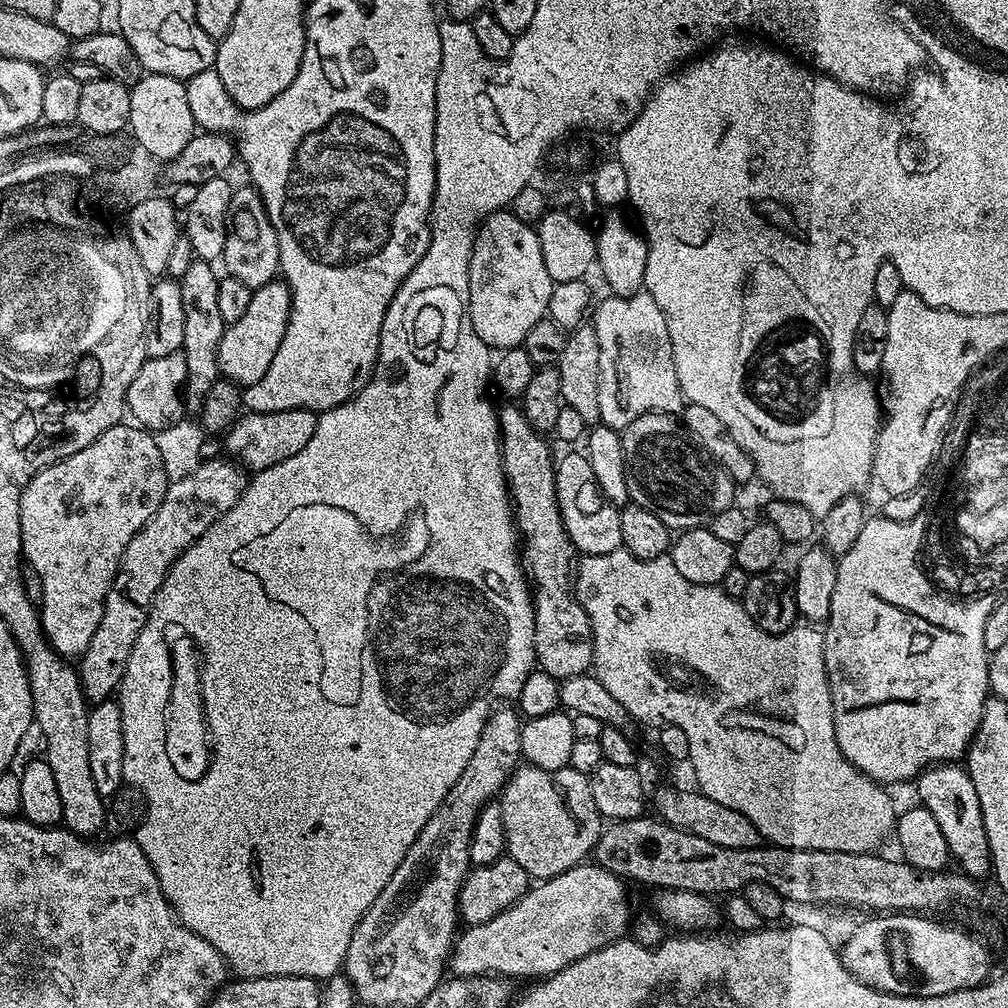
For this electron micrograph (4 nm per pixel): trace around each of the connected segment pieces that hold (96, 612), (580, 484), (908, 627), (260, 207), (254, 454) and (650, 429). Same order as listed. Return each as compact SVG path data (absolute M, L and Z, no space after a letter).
M121 422L85 449L42 469L24 487L20 499L22 556L26 564L38 572L45 587L45 602L39 609L40 623L53 650L61 656L79 658L90 646L90 638L94 638L94 630L98 630L98 622L102 622L106 594L114 582L122 554L126 546L130 546L130 538L134 538L134 534L146 526L154 510L162 506L168 485L153 433L135 423Z
M580 450L565 451L568 453L561 460L559 457L556 464L556 501L562 514L562 522L577 553L586 556L610 554L622 545L620 508L611 504L602 494L594 478L594 470L590 470L587 455L583 451L576 451Z
M882 514L865 519L854 546L839 557L836 565L836 581L834 582L834 602L830 602L830 614L823 625L824 665L828 675L828 685L832 695L832 717L834 718L834 734L838 738L838 750L862 774L866 774L878 784L893 786L903 780L915 781L926 768L934 764L956 762L968 751L972 743L972 735L978 730L984 706L990 696L988 686L988 661L990 653L982 642L982 634L986 630L986 618L992 613L992 600L976 600L976 604L948 604L948 600L940 600L934 596L932 588L926 587L928 579L918 576L916 559L916 540L920 537L920 520L898 522L887 520Z
M237 187L232 193L228 212L228 237L224 247L222 264L225 264L227 275L238 278L238 282L246 282L253 290L266 286L277 279L280 270L278 254L278 234L266 214L264 204L256 194L255 188Z
M305 408L281 412L245 411L223 437L223 451L245 469L261 472L278 462L286 462L286 458L294 458L298 450L303 450L314 434L316 417L317 413Z
M647 412L622 429L622 450L626 462L626 486L631 503L650 510L669 530L705 527L713 518L734 504L737 485L719 463L713 462L690 439L683 423L670 412Z

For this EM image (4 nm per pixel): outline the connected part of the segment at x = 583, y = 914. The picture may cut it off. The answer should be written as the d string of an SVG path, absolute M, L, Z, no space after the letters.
M595 862L577 864L575 868L529 887L528 893L518 903L490 918L490 922L465 927L457 935L450 957L451 975L456 978L494 975L501 978L553 976L566 966L586 958L586 954L621 939L629 931L628 896L624 893L624 887L626 884L621 877L607 872Z

